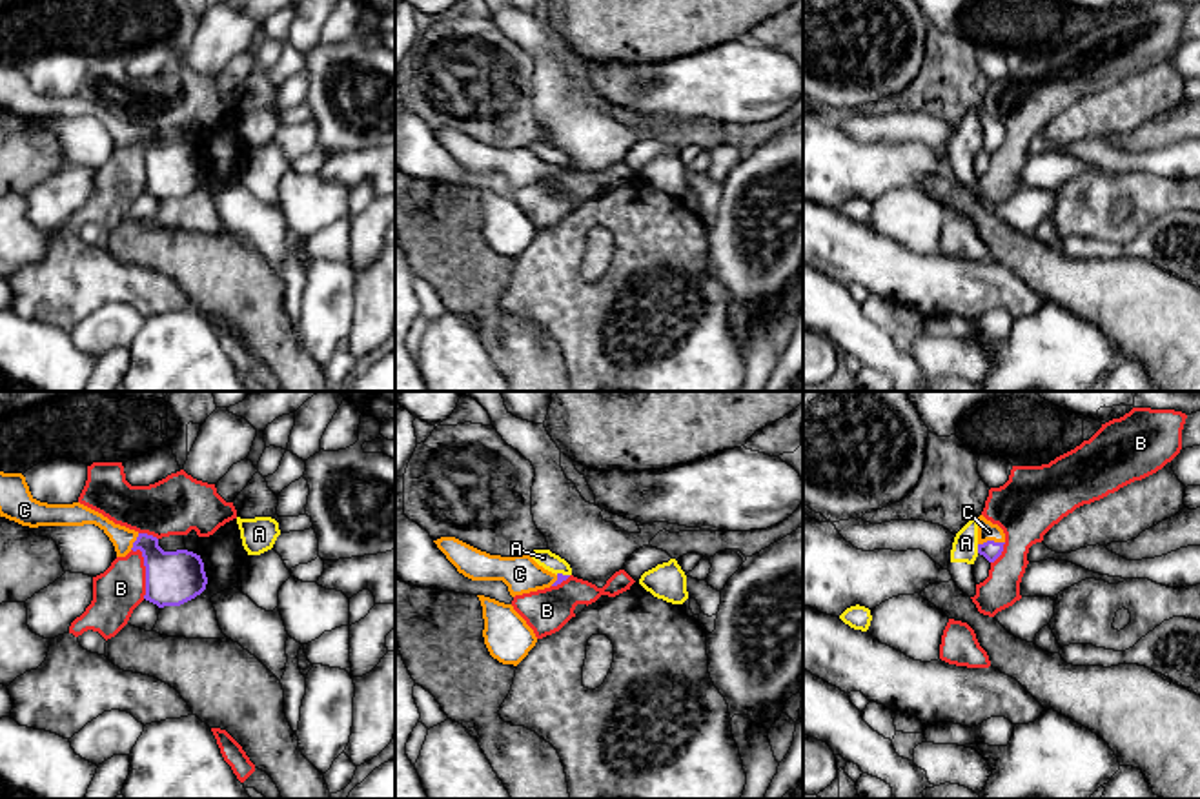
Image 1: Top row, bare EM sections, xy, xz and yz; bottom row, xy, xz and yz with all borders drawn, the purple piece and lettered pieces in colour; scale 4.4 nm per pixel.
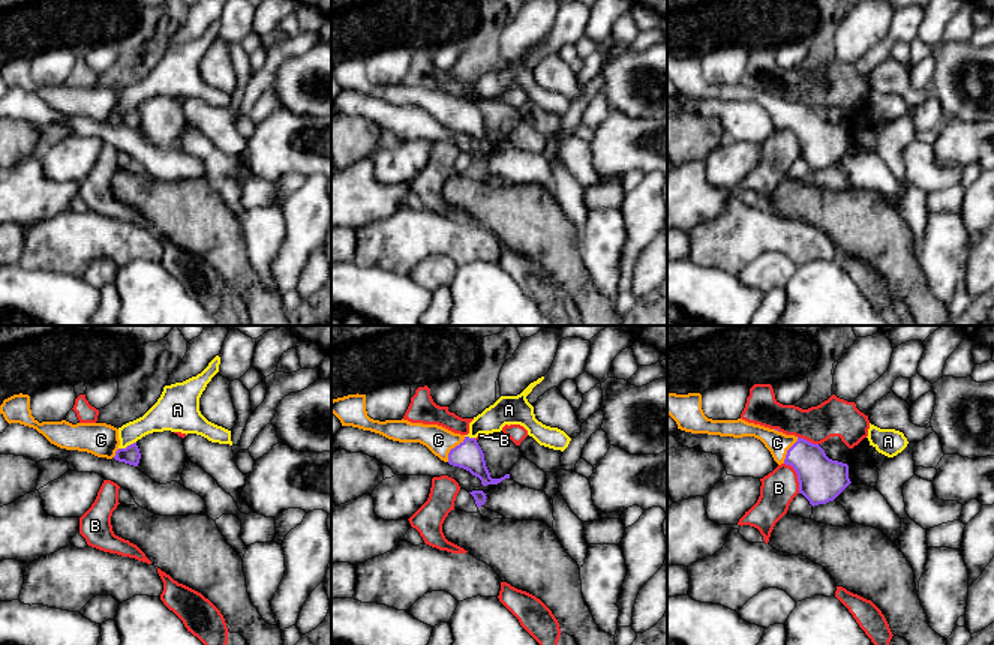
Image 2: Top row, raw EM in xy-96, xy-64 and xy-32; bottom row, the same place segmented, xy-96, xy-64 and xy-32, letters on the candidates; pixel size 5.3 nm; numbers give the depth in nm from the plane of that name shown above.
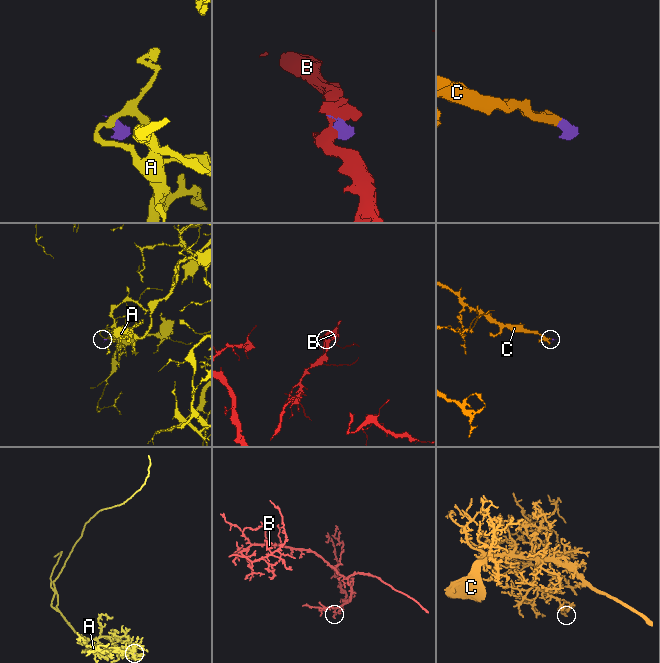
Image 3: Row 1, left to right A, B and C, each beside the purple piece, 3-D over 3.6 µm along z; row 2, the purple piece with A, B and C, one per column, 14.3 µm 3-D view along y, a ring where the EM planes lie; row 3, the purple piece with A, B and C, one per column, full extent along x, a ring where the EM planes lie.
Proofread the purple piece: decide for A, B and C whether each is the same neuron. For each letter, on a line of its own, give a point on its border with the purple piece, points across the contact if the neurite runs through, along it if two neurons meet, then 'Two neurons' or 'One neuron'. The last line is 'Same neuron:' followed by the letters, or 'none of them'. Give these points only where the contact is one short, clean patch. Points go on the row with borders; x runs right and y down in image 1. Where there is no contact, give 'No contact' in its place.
A: Touches purple at yz (978, 548). Boundary: yz (976, 545), (978, 552). Two neurons
B: Touches purple at xy (146, 570). Boundary: xy (132, 548), (142, 554), (144, 597). Two neurons
C: Touches purple at yz (991, 541). Path across: yz (991, 550), (991, 541), (986, 528). One neuron
Same neuron: C

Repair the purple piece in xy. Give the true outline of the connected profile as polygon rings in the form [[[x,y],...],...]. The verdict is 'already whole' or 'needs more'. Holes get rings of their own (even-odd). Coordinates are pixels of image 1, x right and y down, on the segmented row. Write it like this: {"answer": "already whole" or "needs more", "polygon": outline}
{"answer": "needs more", "polygon": [[[0,471],[0,517],[29,528],[95,524],[109,537],[117,557],[140,550],[146,566],[144,599],[158,608],[180,606],[206,590],[200,555],[188,550],[164,551],[157,537],[115,524],[80,502],[40,502],[31,495],[22,473]]]}

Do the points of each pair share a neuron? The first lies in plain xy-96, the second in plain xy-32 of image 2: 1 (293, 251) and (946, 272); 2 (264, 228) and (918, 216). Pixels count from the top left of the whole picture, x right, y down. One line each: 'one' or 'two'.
1: two
2: two

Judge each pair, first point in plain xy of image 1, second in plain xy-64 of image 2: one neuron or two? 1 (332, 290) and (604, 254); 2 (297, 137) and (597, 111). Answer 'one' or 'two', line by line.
1: one
2: one

